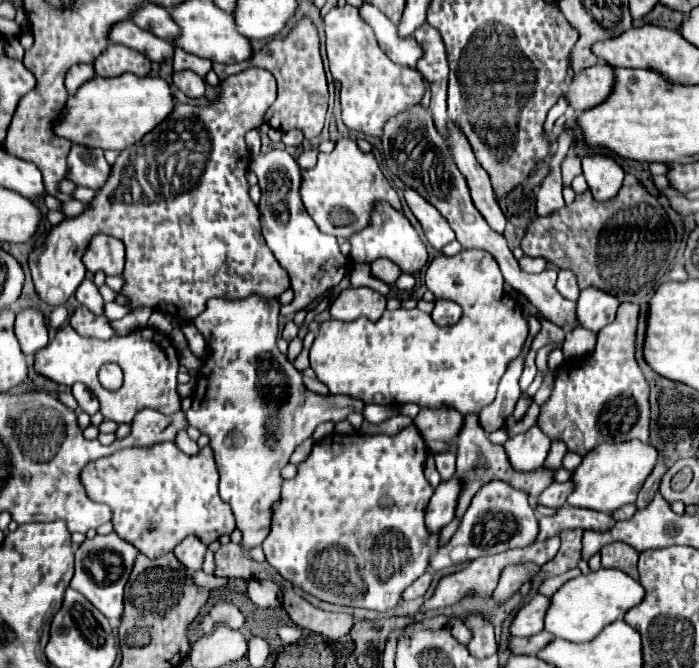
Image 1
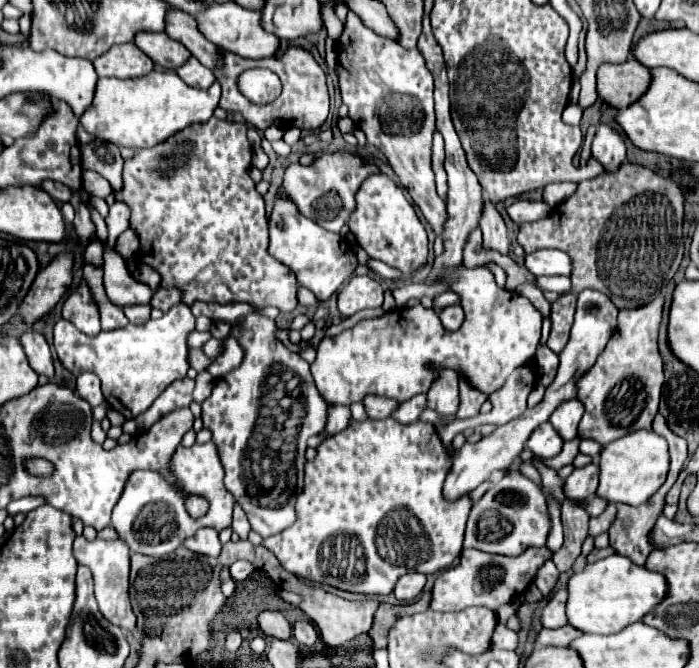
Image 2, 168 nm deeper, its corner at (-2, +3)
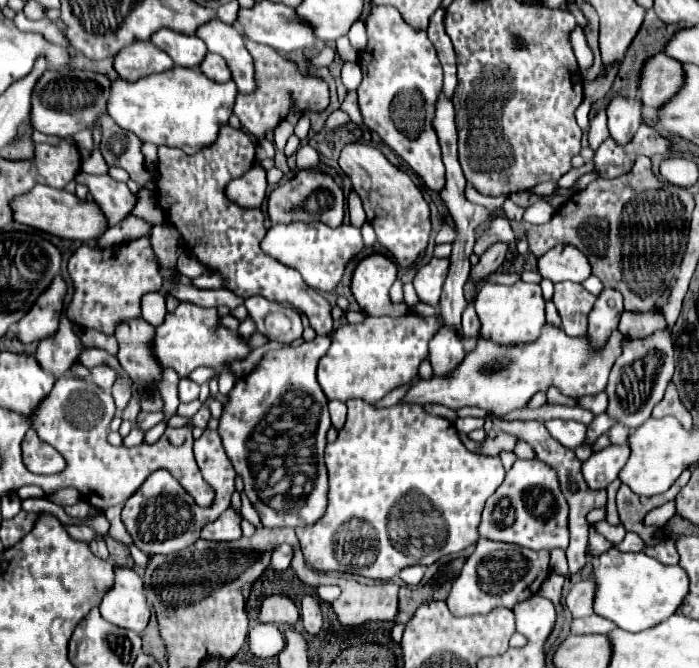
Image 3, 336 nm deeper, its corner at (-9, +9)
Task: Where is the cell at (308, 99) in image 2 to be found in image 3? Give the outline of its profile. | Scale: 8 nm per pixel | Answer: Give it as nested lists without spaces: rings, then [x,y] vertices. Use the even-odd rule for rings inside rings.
[[[247,41],[245,47],[249,49],[249,53],[253,55],[253,63],[255,63],[255,79],[257,79],[257,91],[249,93],[249,95],[241,95],[237,93],[235,99],[235,107],[233,113],[239,117],[241,125],[253,133],[257,139],[265,137],[265,131],[273,129],[275,125],[279,125],[281,121],[285,121],[285,117],[289,115],[289,111],[295,107],[301,113],[305,111],[315,111],[321,113],[329,107],[329,85],[323,77],[315,75],[315,73],[305,73],[299,71],[299,65],[281,57],[275,49],[265,47],[265,45],[257,45],[253,41]]]

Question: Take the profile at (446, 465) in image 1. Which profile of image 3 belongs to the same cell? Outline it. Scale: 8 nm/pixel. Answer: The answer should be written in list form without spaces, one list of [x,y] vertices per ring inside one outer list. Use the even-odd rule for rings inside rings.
[[[459,417],[457,421],[455,421],[455,427],[457,429],[463,429],[465,433],[471,433],[473,429],[479,429],[479,427],[483,427],[483,419],[477,419],[477,417]]]

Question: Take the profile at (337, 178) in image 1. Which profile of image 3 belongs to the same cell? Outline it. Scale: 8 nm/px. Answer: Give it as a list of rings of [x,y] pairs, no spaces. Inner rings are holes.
[[[301,169],[291,179],[279,183],[267,203],[267,213],[271,223],[293,223],[293,221],[321,221],[329,227],[339,227],[345,215],[345,195],[343,187],[319,169]]]

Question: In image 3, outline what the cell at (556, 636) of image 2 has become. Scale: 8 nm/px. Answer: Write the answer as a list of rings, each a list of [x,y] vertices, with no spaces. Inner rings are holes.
[[[591,615],[585,619],[573,619],[571,621],[571,633],[573,635],[593,635],[593,633],[609,633],[615,625],[599,615]]]

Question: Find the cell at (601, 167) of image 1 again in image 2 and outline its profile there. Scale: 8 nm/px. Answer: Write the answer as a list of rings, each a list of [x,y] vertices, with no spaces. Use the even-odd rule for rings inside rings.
[[[602,123],[592,143],[592,155],[598,157],[598,161],[602,161],[602,165],[608,171],[616,171],[620,163],[626,159],[626,143],[624,143],[622,133]]]

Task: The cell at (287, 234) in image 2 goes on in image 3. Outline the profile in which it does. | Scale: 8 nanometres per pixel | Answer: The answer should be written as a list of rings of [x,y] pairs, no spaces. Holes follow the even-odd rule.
[[[289,223],[269,227],[261,247],[265,253],[273,255],[273,259],[297,269],[309,287],[321,293],[331,293],[341,281],[349,261],[361,253],[363,239],[361,231],[353,225],[341,225],[333,229],[325,227],[325,223]]]

